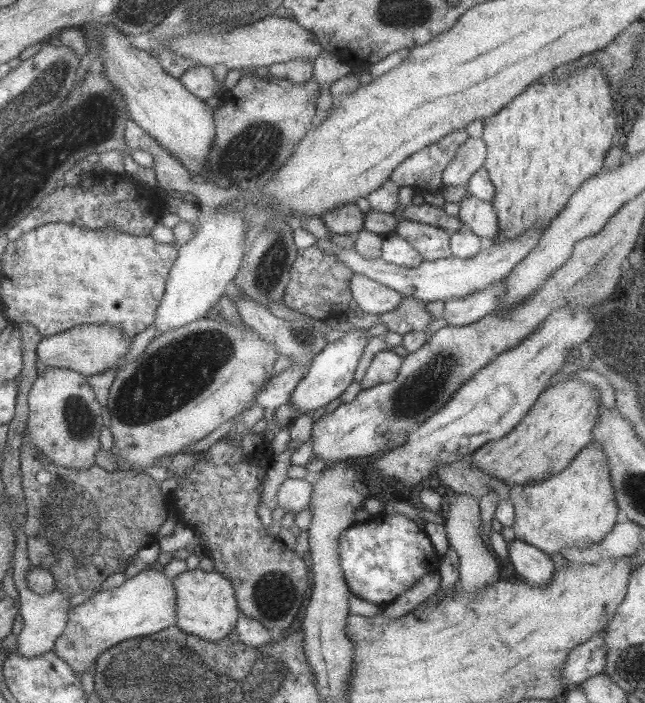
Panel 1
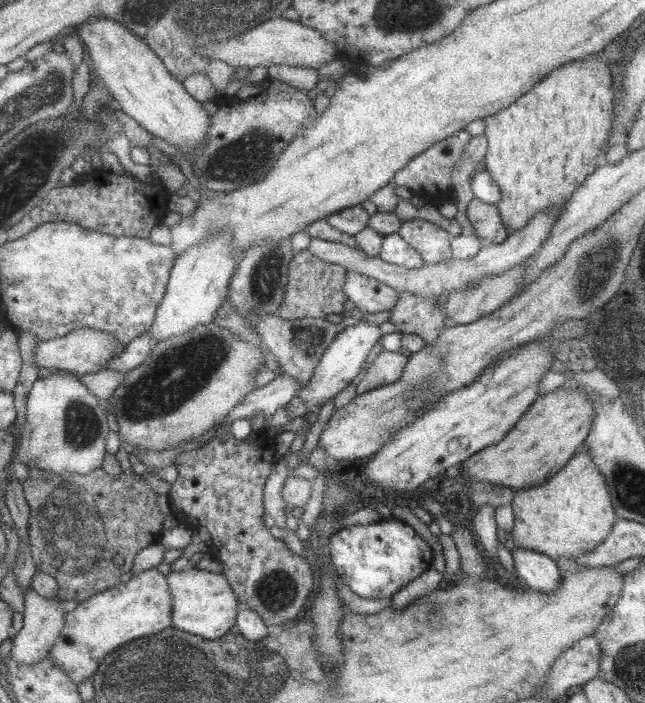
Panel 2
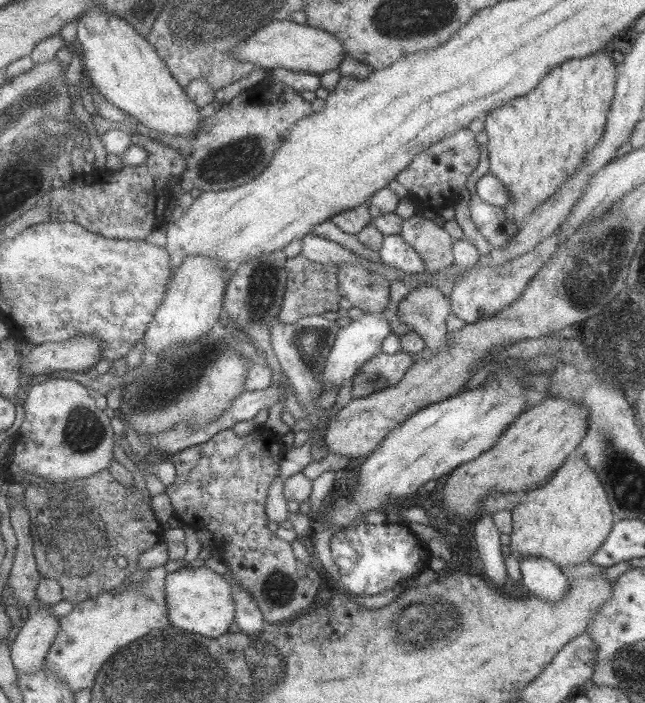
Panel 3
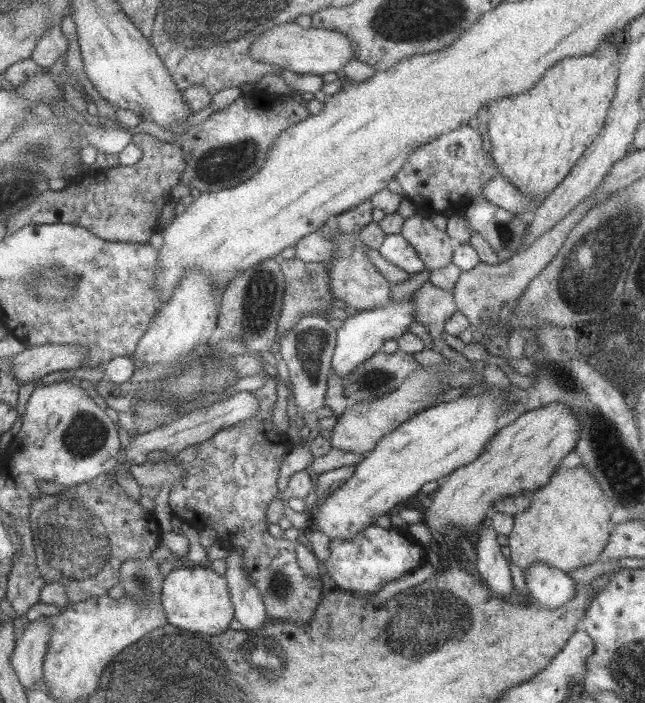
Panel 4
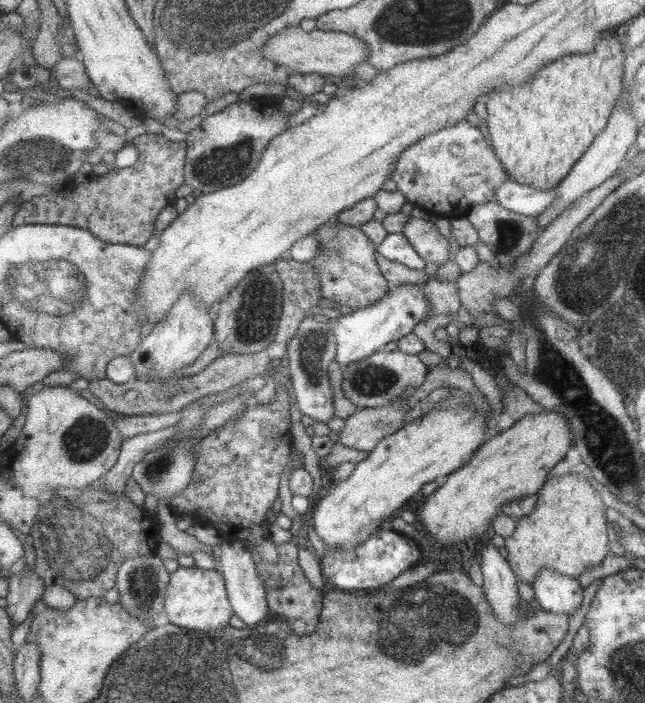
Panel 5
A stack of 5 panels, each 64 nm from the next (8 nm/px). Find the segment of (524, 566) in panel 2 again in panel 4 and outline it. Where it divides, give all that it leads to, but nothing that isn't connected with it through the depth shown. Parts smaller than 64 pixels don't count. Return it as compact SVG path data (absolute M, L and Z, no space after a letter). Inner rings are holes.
M535 563L525 568L522 574L529 596L545 608L559 608L573 598L575 581L554 566Z

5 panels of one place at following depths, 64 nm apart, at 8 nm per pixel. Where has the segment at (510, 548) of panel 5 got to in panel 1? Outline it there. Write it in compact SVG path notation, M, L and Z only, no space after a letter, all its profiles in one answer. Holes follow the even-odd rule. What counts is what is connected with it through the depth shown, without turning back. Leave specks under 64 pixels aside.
M590 442L571 459L561 472L533 484L505 482L514 509L514 538L531 544L548 555L558 553L565 545L579 548L595 544L613 528L617 508L609 480L609 468L603 450Z

